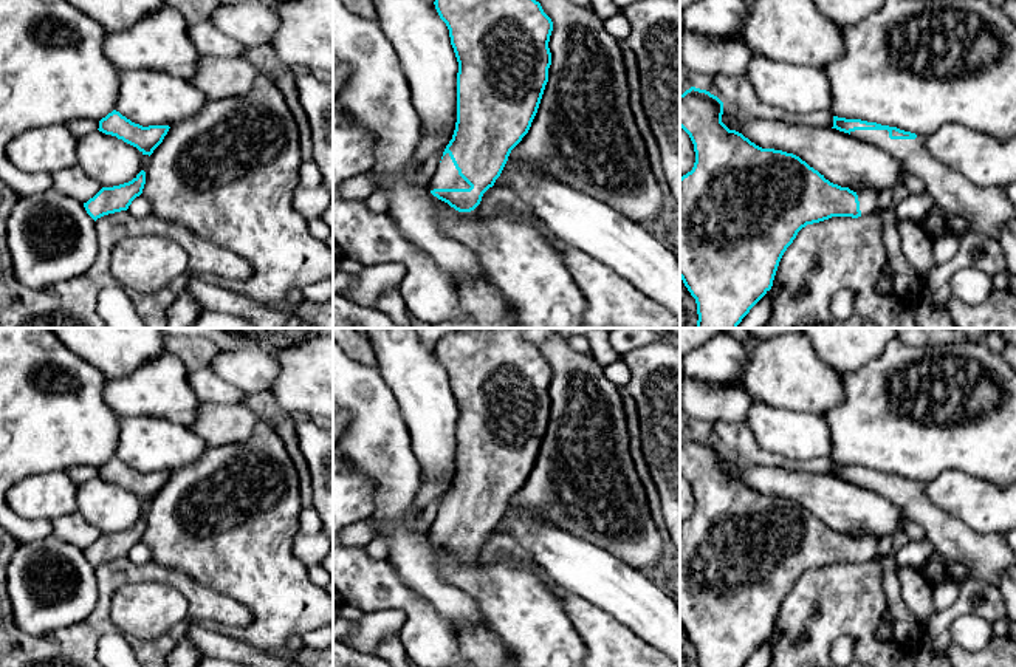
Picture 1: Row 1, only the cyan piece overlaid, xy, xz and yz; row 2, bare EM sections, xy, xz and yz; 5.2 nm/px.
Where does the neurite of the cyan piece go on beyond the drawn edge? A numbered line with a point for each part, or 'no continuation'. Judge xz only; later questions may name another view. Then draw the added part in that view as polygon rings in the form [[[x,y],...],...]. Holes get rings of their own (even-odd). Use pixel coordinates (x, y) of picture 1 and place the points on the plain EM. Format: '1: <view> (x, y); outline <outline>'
1: xz (446, 523); outline [[[446,500],[432,523],[431,537],[434,535],[469,535],[471,532],[458,522],[449,500]]]

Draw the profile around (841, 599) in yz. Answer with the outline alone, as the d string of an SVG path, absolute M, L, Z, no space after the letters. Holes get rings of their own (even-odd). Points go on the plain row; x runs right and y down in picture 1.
M880 560L858 565L832 563L807 571L779 608L771 633L774 650L770 667L838 667L830 659L830 648L843 636L853 639L853 659L844 667L914 667L911 647L877 636L887 613Z

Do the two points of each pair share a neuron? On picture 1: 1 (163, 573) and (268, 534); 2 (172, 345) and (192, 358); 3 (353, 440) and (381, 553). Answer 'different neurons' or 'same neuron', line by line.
1: different neurons
2: same neuron
3: different neurons

